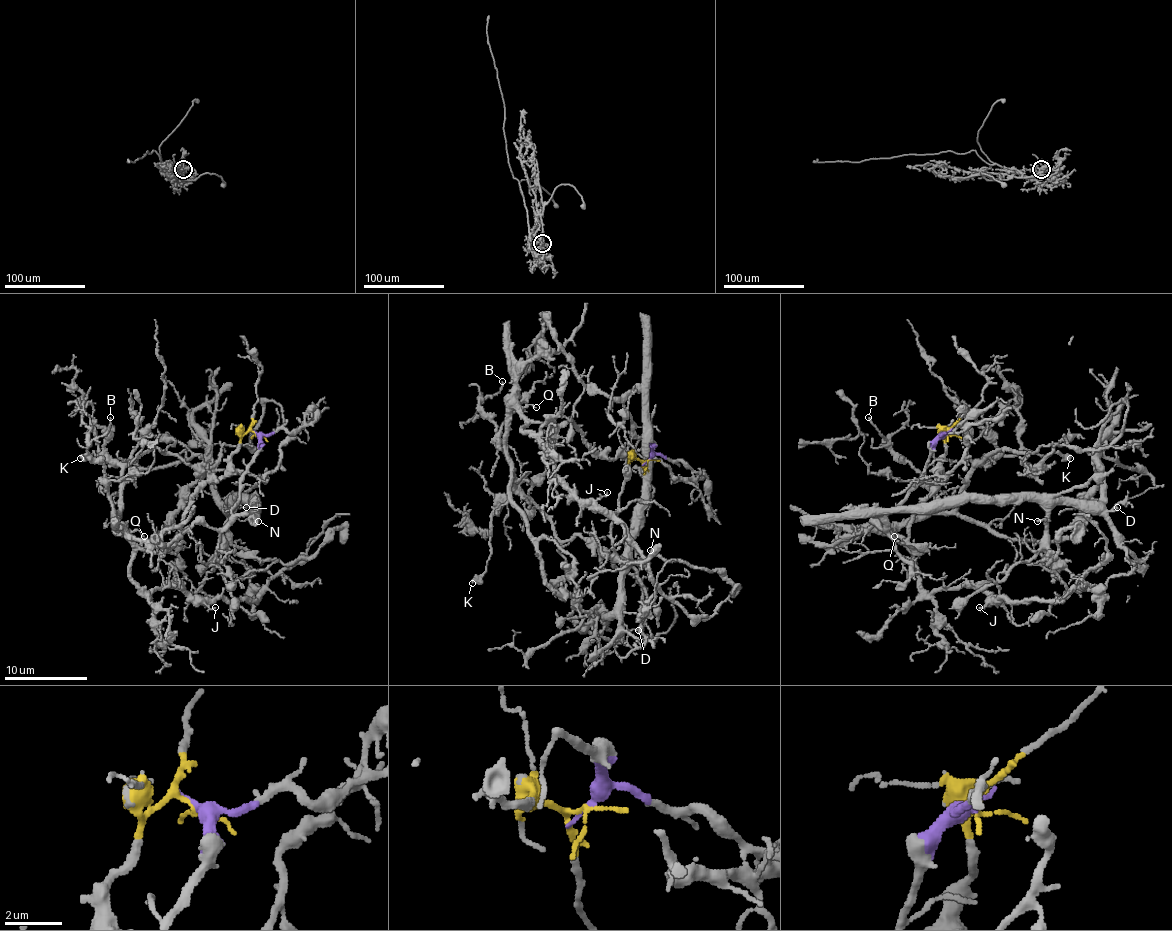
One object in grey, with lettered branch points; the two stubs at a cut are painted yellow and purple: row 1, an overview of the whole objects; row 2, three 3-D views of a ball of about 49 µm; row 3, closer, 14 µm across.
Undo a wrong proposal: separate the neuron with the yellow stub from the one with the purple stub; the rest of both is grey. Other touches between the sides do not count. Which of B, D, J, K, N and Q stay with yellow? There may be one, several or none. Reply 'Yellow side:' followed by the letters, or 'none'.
Yellow side: B, J, K, Q

